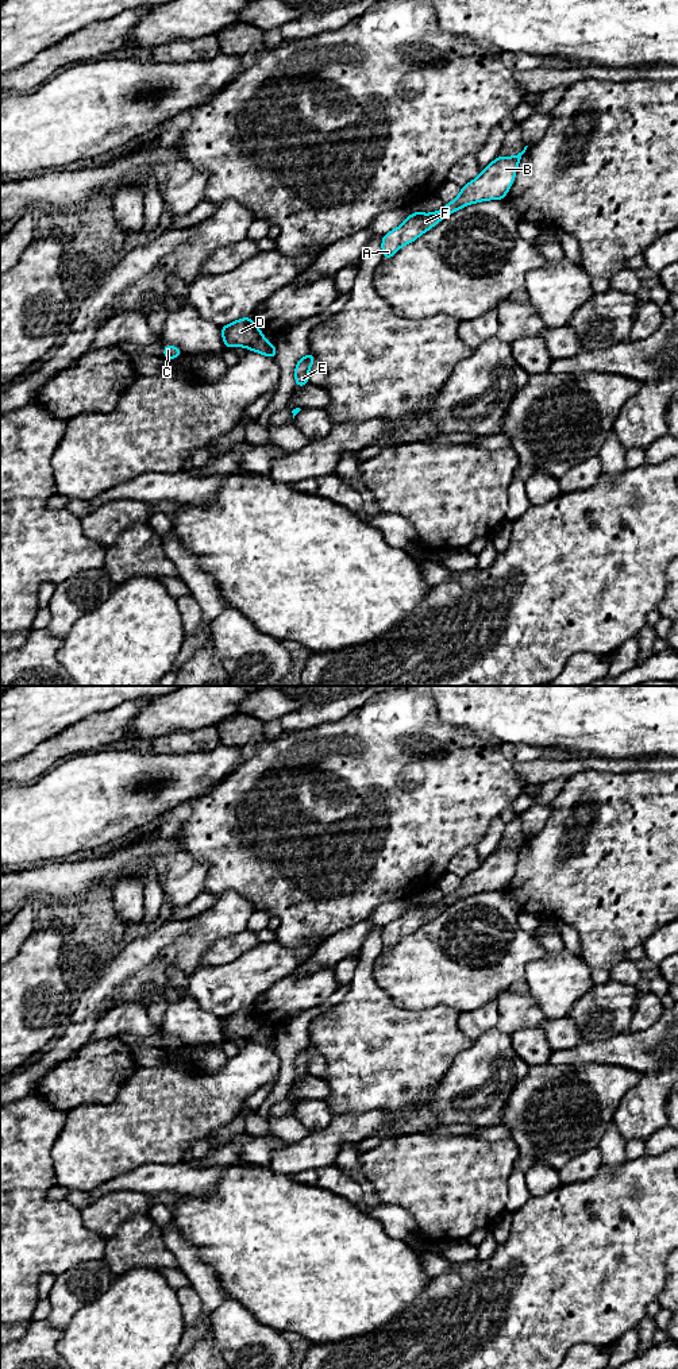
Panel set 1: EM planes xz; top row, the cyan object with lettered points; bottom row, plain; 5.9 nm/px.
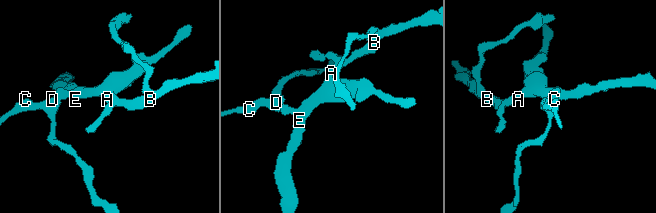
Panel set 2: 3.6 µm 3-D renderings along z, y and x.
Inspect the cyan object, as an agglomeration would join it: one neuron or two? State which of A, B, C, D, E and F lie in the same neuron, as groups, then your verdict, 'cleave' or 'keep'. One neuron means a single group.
A B E F / C D | cleave

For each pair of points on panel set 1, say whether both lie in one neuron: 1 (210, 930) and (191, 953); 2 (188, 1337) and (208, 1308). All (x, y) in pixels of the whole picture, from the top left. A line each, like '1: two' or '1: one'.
1: one
2: one

